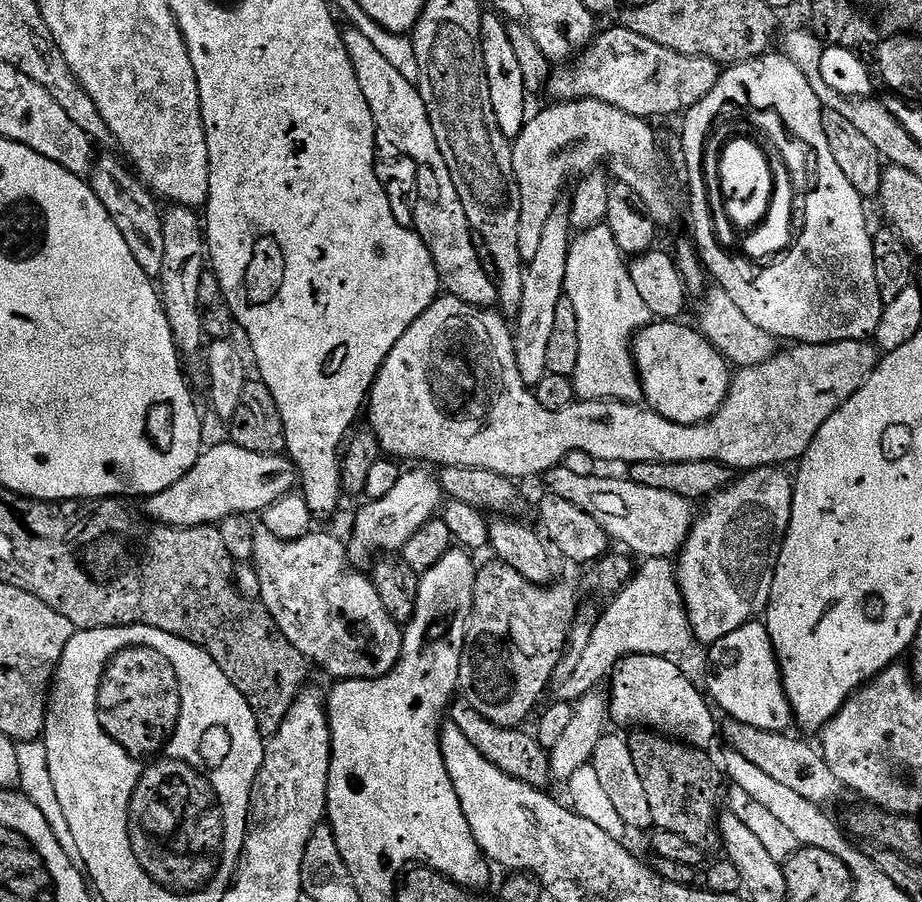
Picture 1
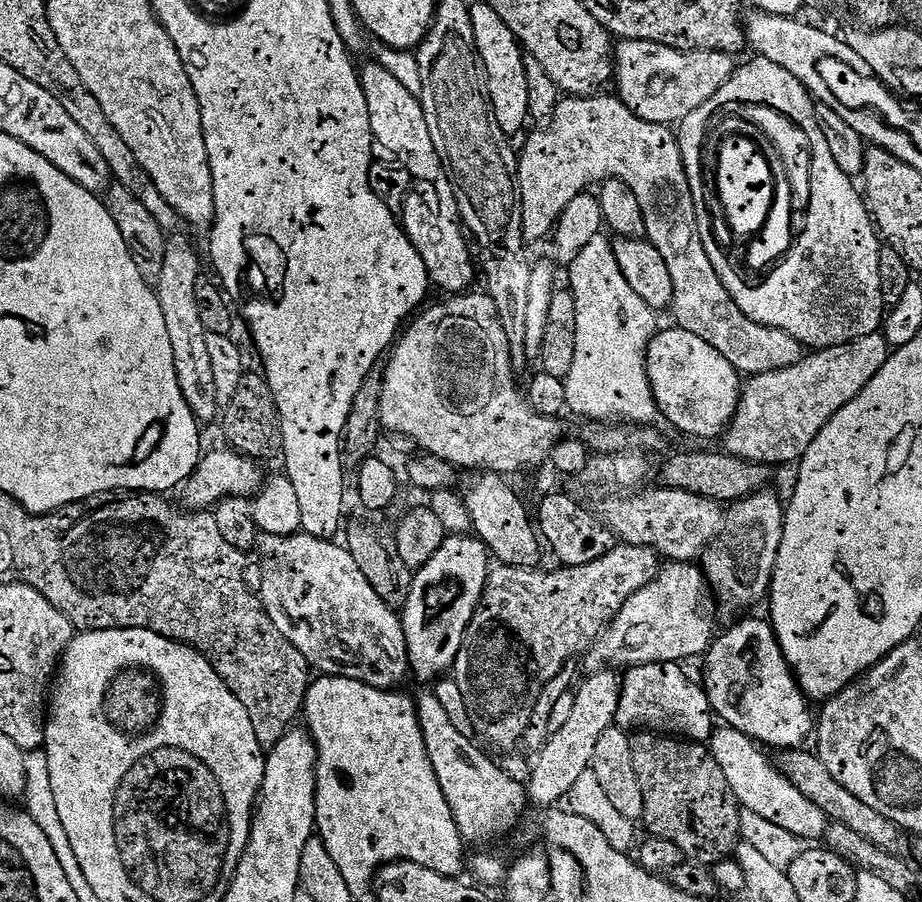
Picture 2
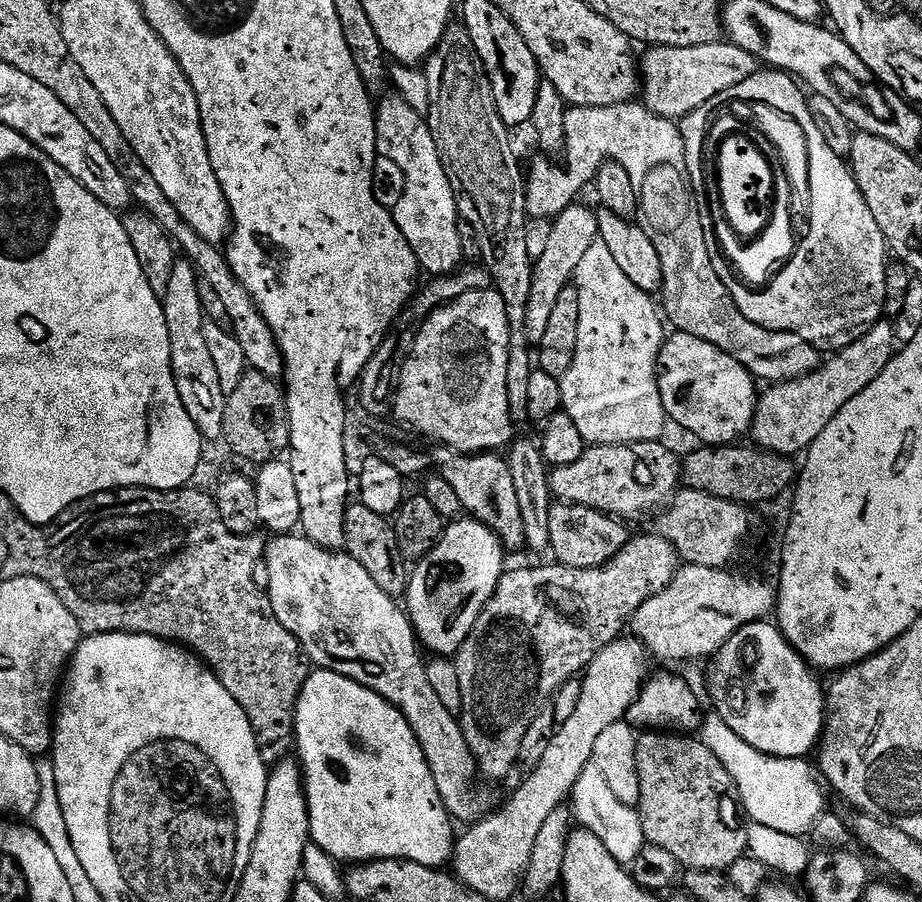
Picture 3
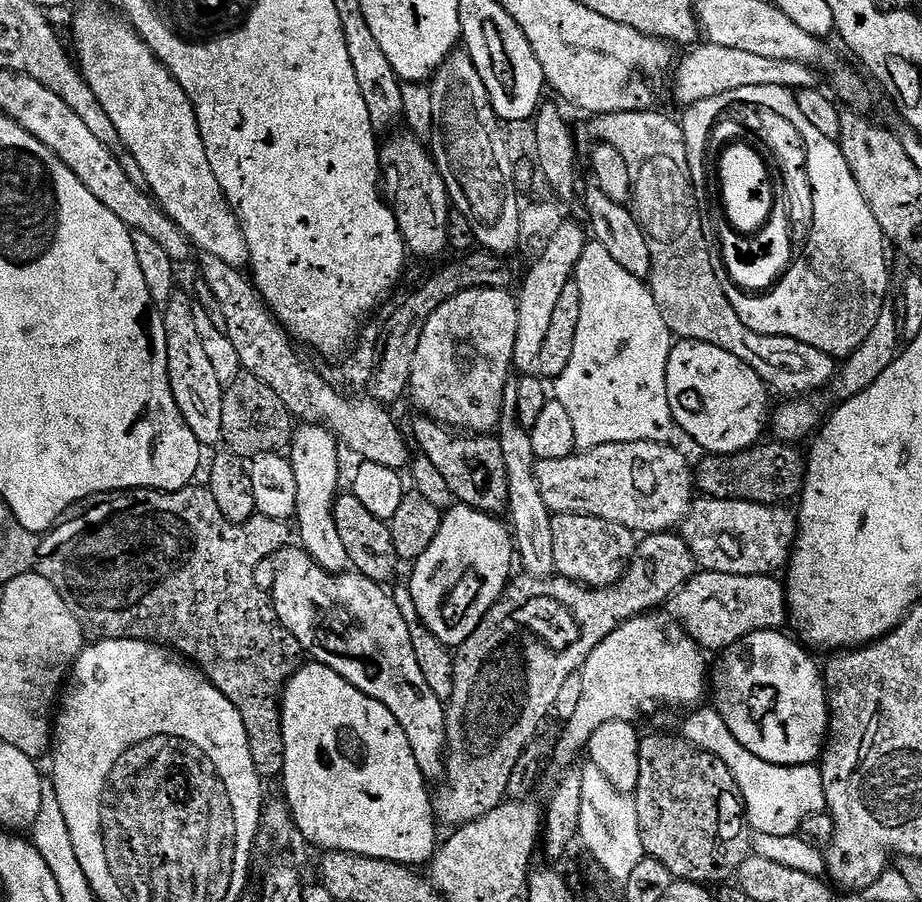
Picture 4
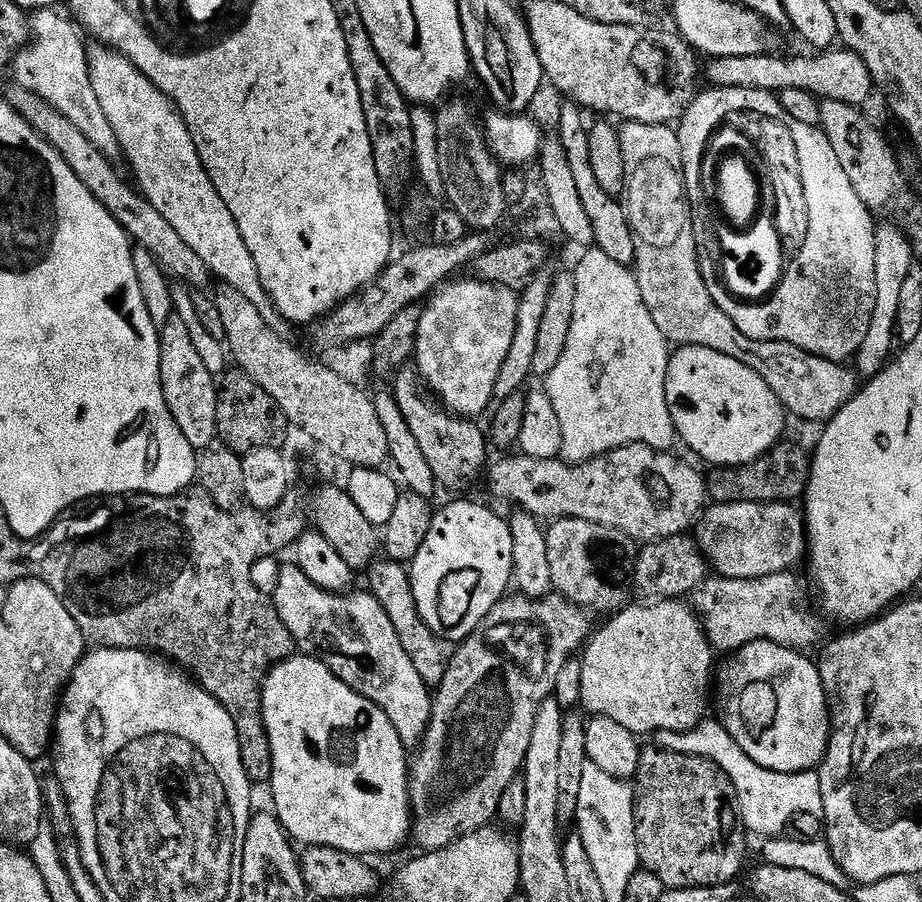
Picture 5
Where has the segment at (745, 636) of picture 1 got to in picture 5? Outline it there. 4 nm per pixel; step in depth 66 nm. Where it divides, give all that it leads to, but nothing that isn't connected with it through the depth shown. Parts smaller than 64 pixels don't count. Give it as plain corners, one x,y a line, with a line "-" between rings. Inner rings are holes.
755,640
746,646
737,648
735,652
725,659
728,661
724,665
722,665
723,663
719,665
718,671
715,673
714,688
717,693
720,691
720,713
718,713
718,716
723,723
724,729
732,735
734,742
738,742
738,746
742,746
742,750
746,750
746,754
750,758
754,758
754,762
758,762
758,766
762,766
766,770
774,770
775,772
811,772
819,769
820,763
823,762
824,756
828,752
828,737
832,735
828,696
824,693
819,667
813,661
811,664
804,656
807,655
803,651
794,648
787,648
769,640

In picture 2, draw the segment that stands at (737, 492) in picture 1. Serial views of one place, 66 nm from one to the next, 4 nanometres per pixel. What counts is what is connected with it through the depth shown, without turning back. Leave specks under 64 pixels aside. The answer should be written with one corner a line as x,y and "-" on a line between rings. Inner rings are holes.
765,490
751,492
725,511
724,528
705,550
702,571
707,587
716,591
726,607
748,608
769,595
778,546
782,546
785,507
783,499
779,500
772,490

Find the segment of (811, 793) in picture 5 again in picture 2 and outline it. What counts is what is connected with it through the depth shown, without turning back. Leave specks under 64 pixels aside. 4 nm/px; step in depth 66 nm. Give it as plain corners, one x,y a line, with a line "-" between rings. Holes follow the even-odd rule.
720,726
712,733
710,741
712,757
722,766
726,774
726,782
730,782
730,790
740,802
741,809
761,815
766,822
774,822
774,826
782,826
790,834
800,837
801,841
819,841
828,831
830,823
827,816
798,786
794,786
783,774
779,767
772,764
763,756
755,740
742,734
736,728

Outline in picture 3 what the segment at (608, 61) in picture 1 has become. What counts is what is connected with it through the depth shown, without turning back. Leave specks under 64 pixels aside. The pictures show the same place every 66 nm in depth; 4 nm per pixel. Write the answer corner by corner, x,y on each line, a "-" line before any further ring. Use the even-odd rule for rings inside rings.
731,42
681,48
652,46
645,52
648,53
642,56
642,103
655,116
677,122
710,102
710,98
718,98
718,94
746,82
758,70
758,58

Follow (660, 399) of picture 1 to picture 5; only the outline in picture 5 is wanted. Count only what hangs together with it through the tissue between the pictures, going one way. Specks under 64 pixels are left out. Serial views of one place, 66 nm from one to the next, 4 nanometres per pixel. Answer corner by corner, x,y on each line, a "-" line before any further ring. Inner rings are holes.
706,346
677,347
668,357
666,400
677,437
708,466
729,468
762,458
785,439
784,404
746,362

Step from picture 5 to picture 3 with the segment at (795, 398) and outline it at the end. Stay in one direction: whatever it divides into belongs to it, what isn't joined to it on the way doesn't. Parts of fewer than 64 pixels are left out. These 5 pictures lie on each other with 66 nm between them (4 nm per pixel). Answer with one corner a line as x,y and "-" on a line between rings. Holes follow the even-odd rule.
629,102
627,104
615,104
614,106
590,106
589,108
569,107
566,114
566,140
564,142
564,150
562,153
562,161
564,160
564,168
559,168
556,162
548,158
539,158
532,164
532,169
527,169
526,183
524,186
524,210
525,213
533,221
552,222
556,216
562,214
567,207
577,199
576,196
584,187
591,185
596,179
598,170
607,160
618,162
626,169
626,174
630,174
630,182
634,182
636,191
640,194
640,202
642,205
642,227
646,235
650,238
650,242
654,242
654,250
658,250
658,258
662,258
662,297
664,296
664,304
662,300
662,312
666,317
667,323
671,325
677,332
685,332
686,334
694,334
694,338
702,338
702,342
710,342
710,346
718,346
718,350
722,350
726,354
730,354
730,358
734,358
738,362
742,362
742,366
746,366
746,370
752,373
757,381
763,382
779,382
782,380
799,380
800,377
806,375
807,372
813,372
819,368
822,363
822,354
812,344
807,344
802,338
798,338
798,334
790,334
789,332
775,332
769,328
758,326
754,322
747,320
738,310
738,306
734,302
734,298
726,290
726,286
722,286
722,278
718,278
718,274
714,270
714,266
710,262
710,254
706,250
706,234
702,230
702,214
698,214
698,202
696,201
696,191
692,185
690,178
690,170
686,166
686,142
681,125
675,120
667,120
661,116
655,116
649,108
645,108
643,103

